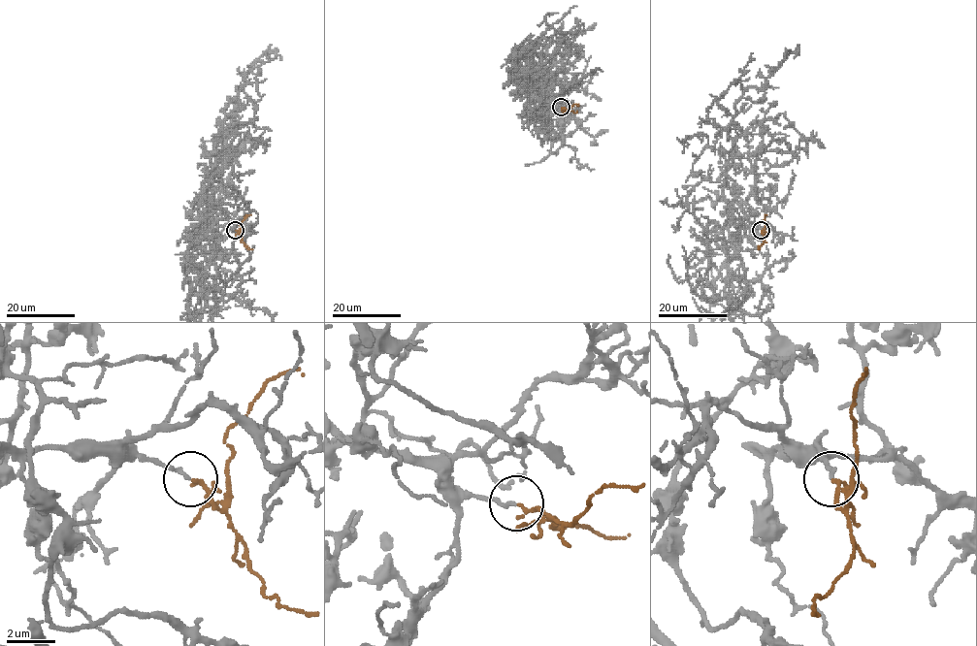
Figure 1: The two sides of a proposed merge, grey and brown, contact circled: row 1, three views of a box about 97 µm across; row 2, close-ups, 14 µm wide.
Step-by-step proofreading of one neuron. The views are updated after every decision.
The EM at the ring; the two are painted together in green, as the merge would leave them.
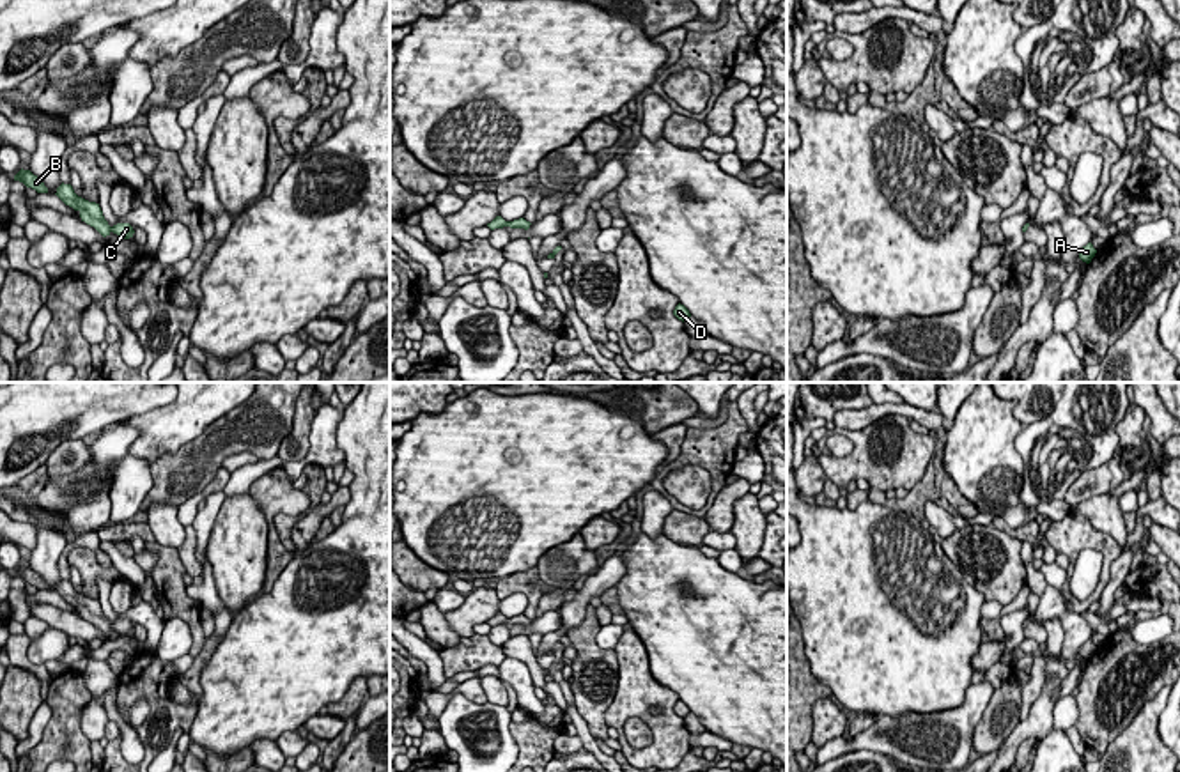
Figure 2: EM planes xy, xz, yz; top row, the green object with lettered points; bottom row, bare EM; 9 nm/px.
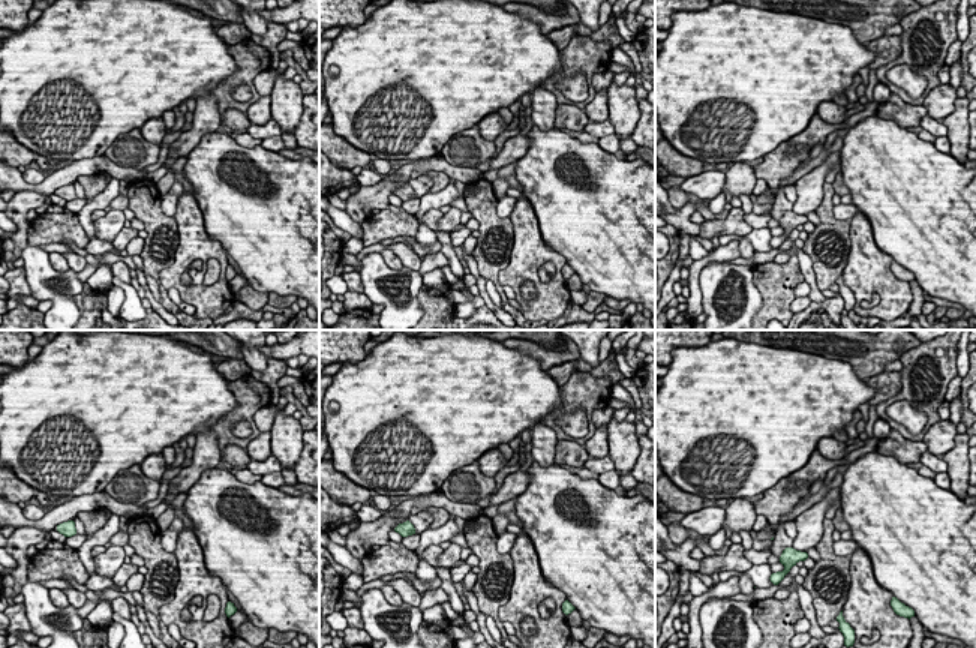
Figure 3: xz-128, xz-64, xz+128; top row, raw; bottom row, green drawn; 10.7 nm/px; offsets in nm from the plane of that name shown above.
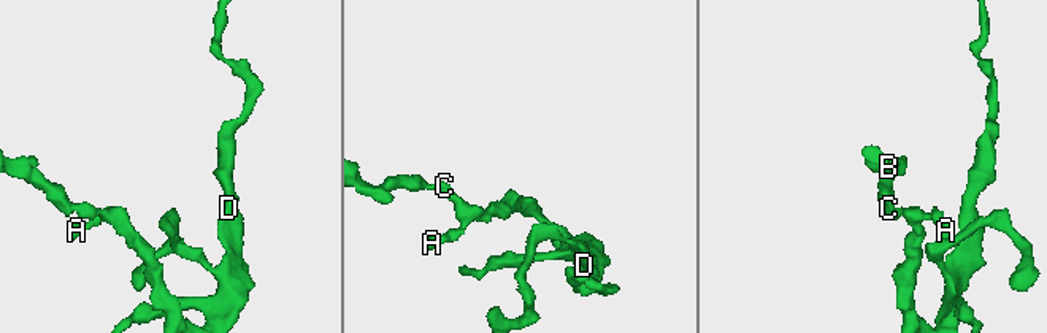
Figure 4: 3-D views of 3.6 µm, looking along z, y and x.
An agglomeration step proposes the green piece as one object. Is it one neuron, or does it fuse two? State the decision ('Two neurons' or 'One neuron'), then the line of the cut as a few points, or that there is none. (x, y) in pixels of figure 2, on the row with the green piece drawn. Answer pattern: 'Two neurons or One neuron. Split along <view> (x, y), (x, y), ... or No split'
One neuron. No split

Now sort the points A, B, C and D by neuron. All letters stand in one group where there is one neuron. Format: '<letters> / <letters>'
A B C D

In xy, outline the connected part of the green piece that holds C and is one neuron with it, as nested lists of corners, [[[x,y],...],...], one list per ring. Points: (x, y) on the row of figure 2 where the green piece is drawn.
[[[60,184],[55,193],[66,205],[73,207],[80,212],[82,221],[94,227],[103,237],[110,235],[112,232],[119,235],[119,239],[133,237],[135,230],[129,223],[117,223],[113,227],[103,216],[99,204],[89,202],[78,197],[71,184]]]

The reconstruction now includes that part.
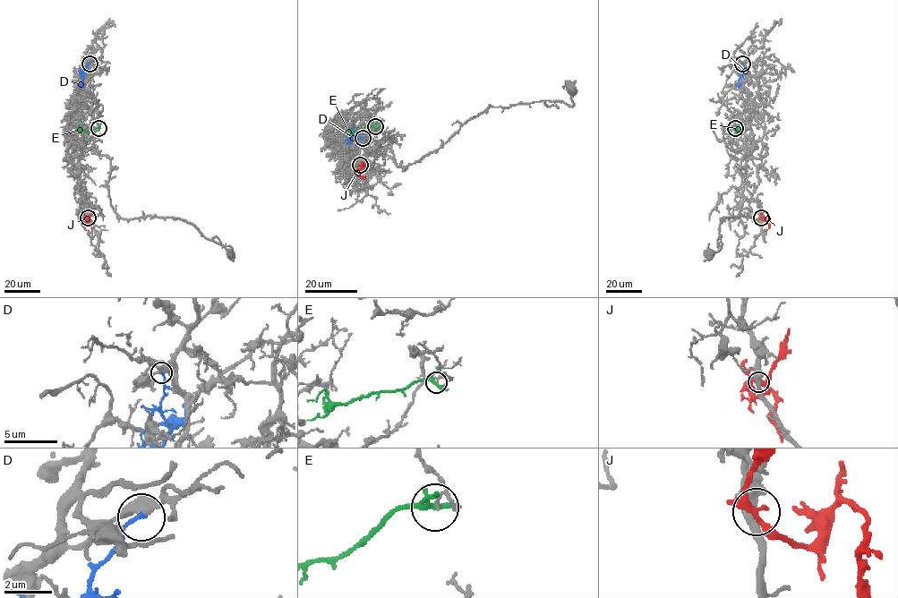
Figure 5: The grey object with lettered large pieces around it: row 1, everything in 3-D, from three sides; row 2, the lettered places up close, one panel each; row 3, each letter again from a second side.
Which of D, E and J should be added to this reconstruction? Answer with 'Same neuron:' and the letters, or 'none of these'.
Same neuron: none of these

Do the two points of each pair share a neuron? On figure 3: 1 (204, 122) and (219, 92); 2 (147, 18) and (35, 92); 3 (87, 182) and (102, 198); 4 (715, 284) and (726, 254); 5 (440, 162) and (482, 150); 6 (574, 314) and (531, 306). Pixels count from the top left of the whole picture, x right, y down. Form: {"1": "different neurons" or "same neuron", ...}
{"1": "different neurons", "2": "same neuron", "3": "different neurons", "4": "different neurons", "5": "different neurons", "6": "different neurons"}

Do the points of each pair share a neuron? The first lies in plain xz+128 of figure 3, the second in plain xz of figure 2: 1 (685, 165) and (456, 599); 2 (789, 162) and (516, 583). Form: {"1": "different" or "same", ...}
{"1": "different", "2": "same"}

